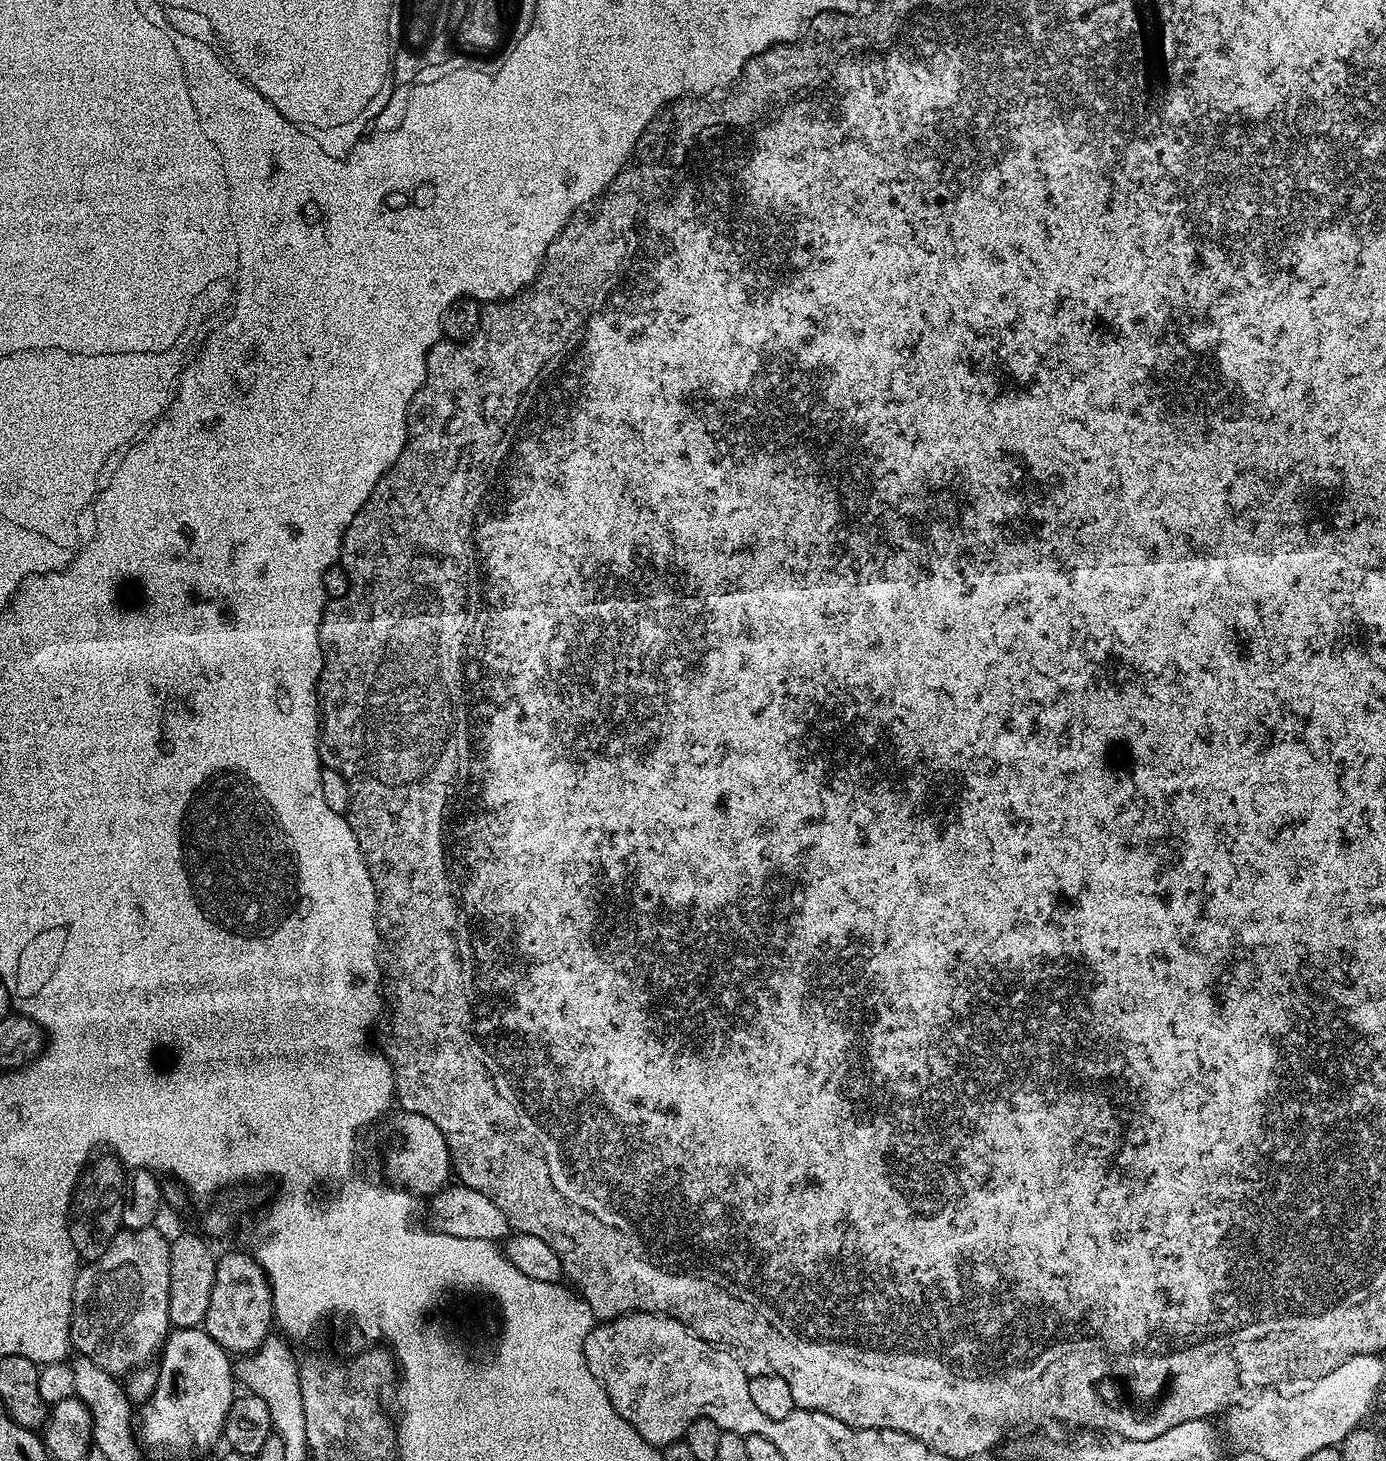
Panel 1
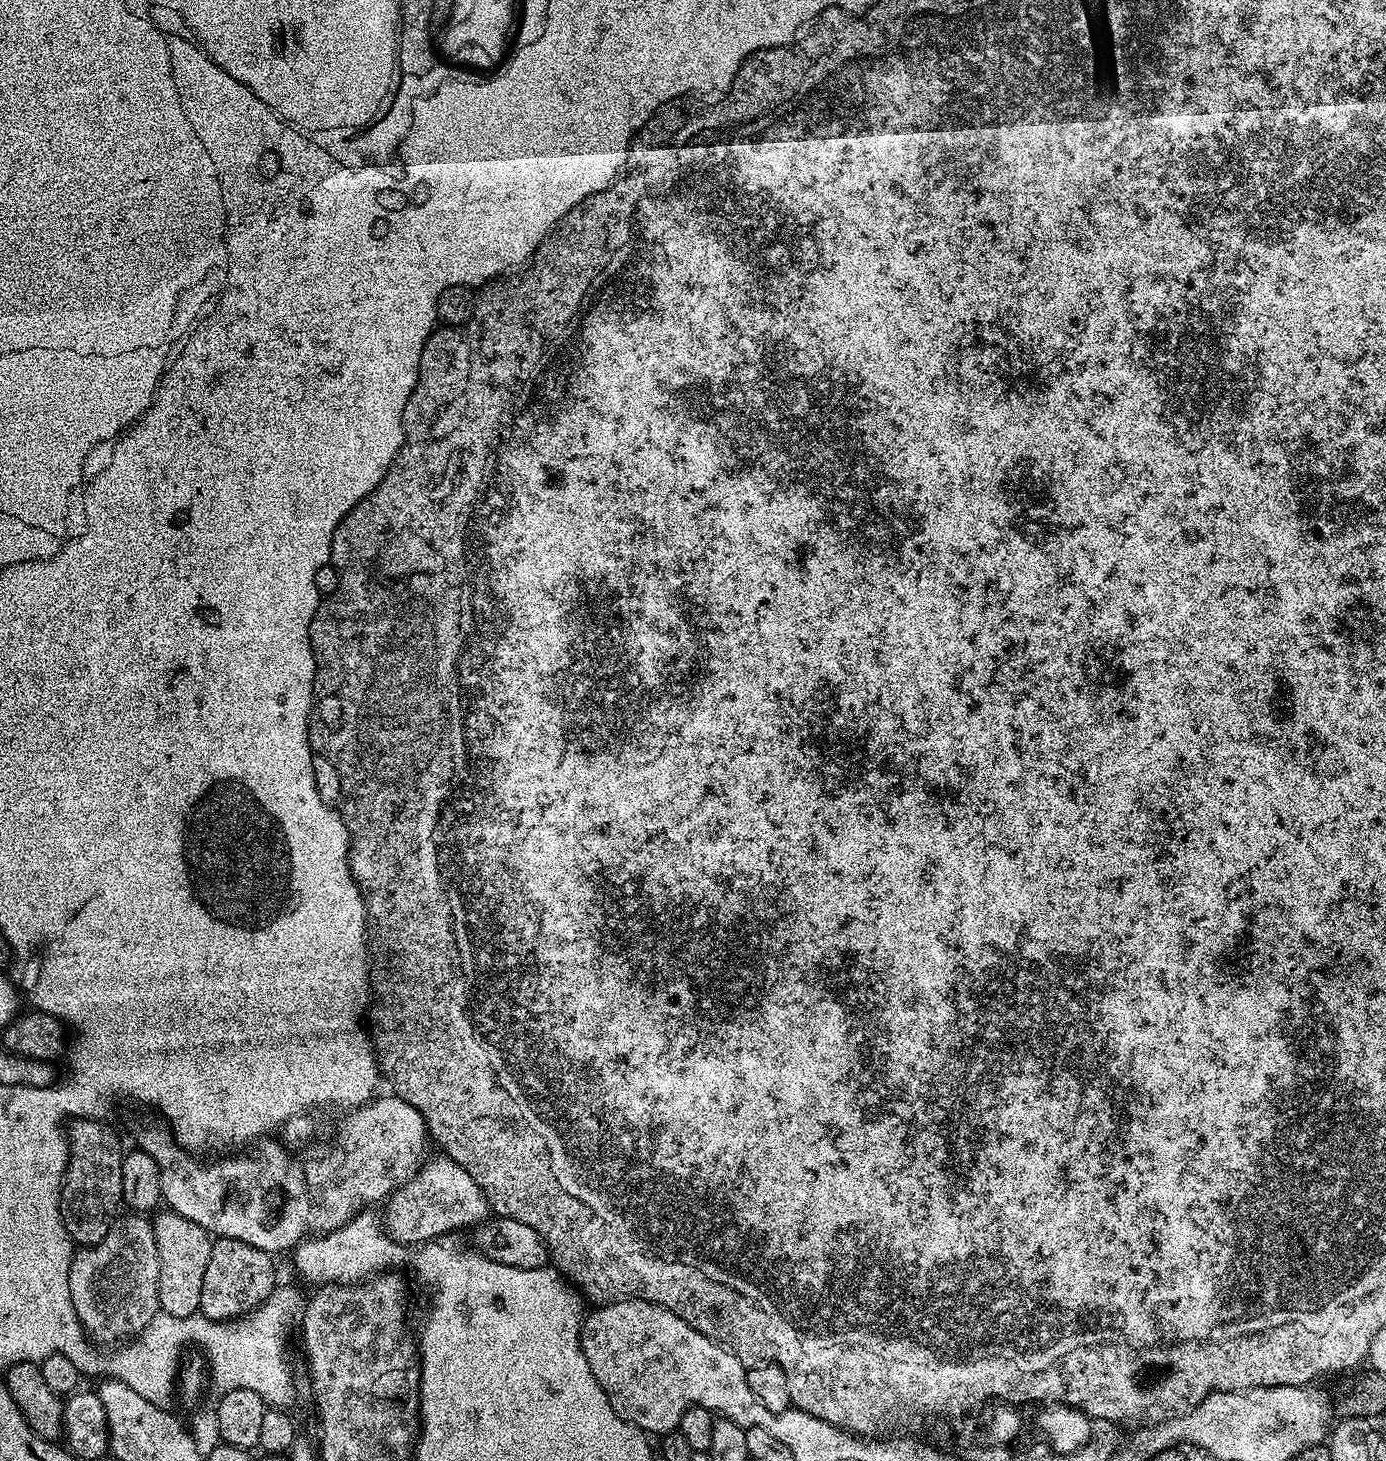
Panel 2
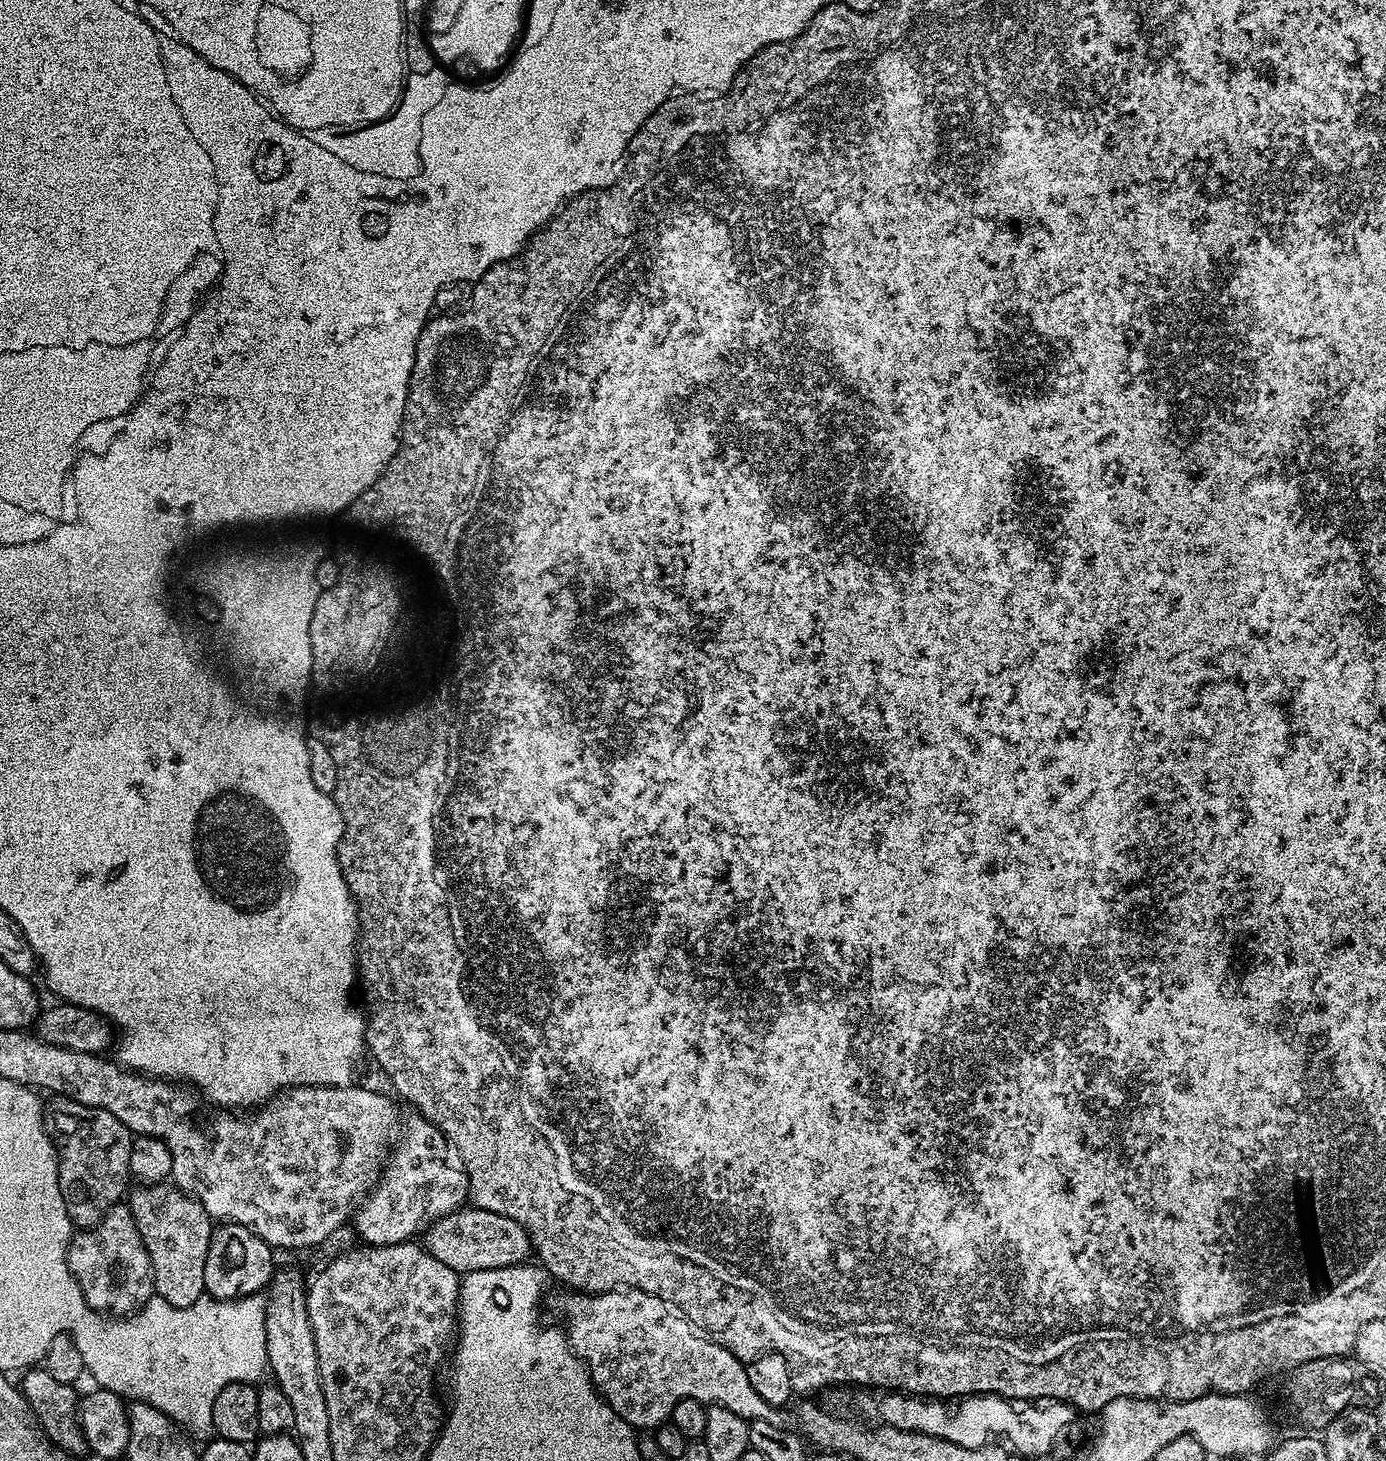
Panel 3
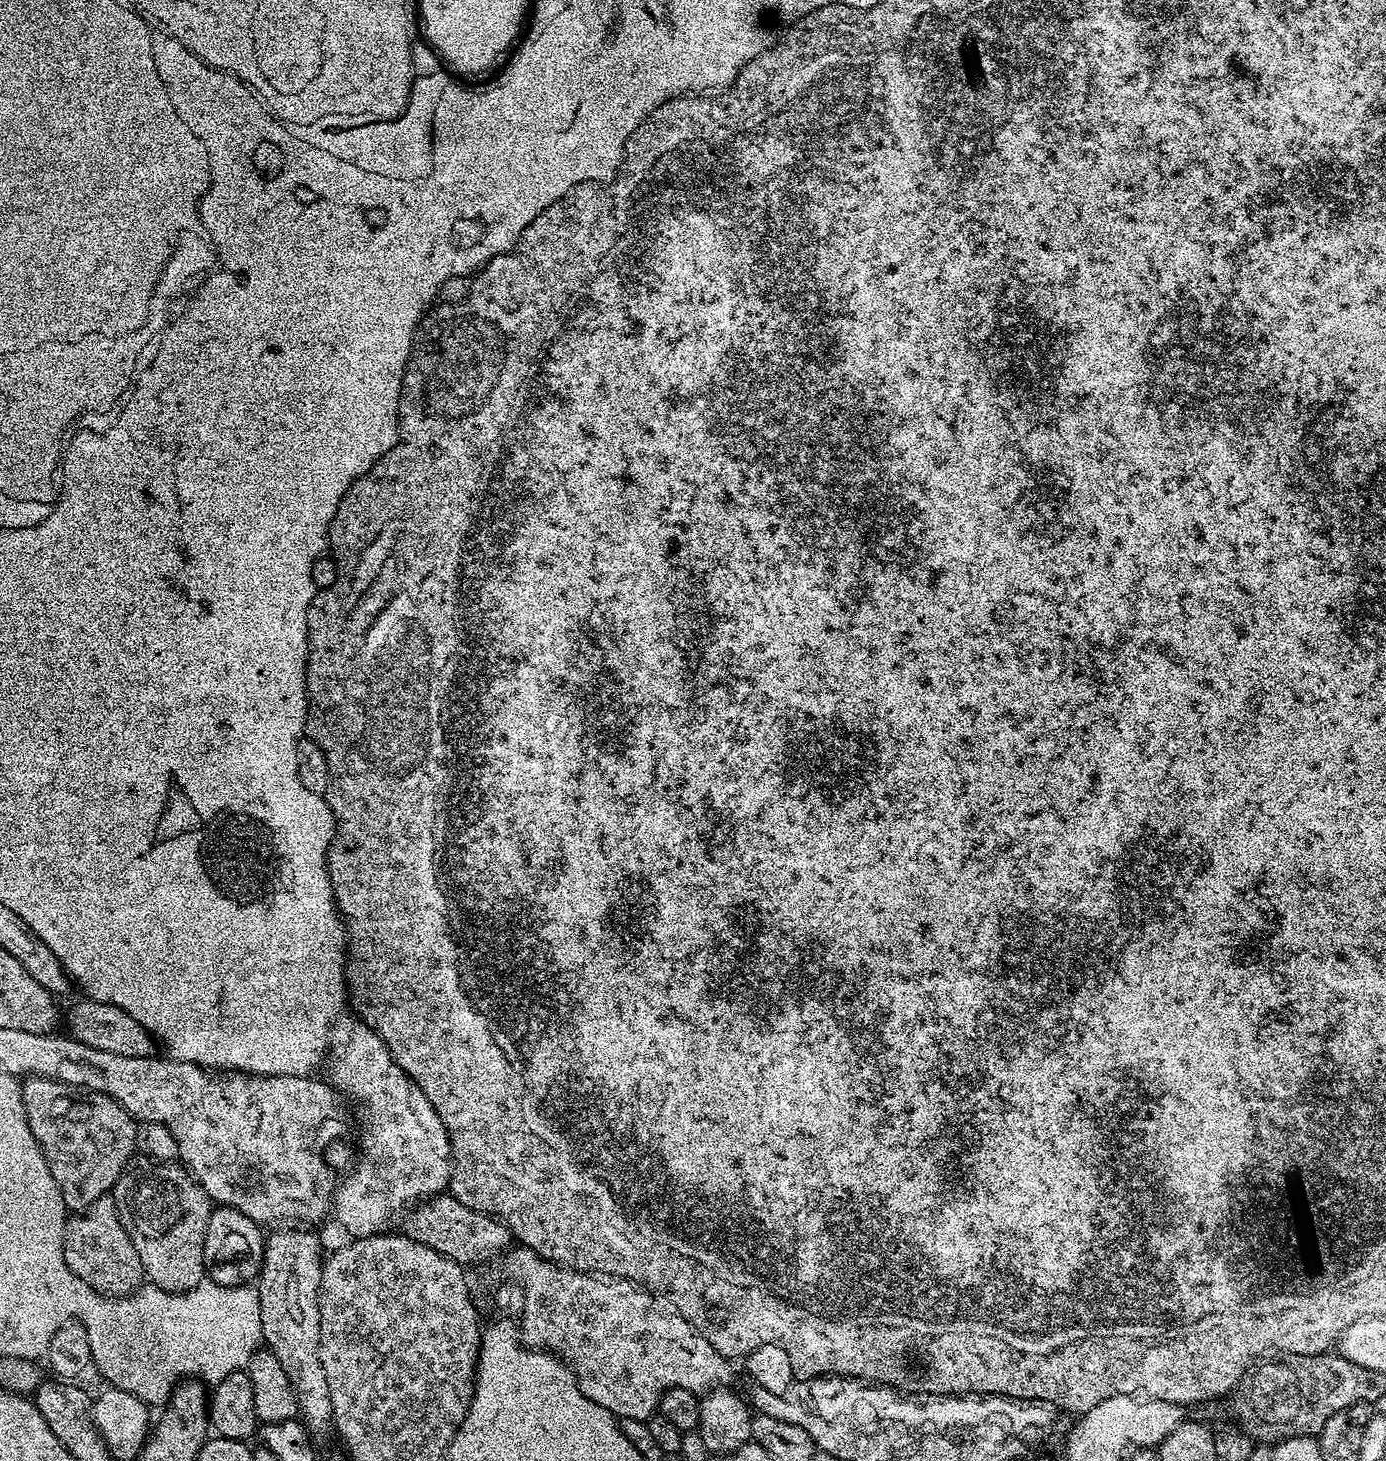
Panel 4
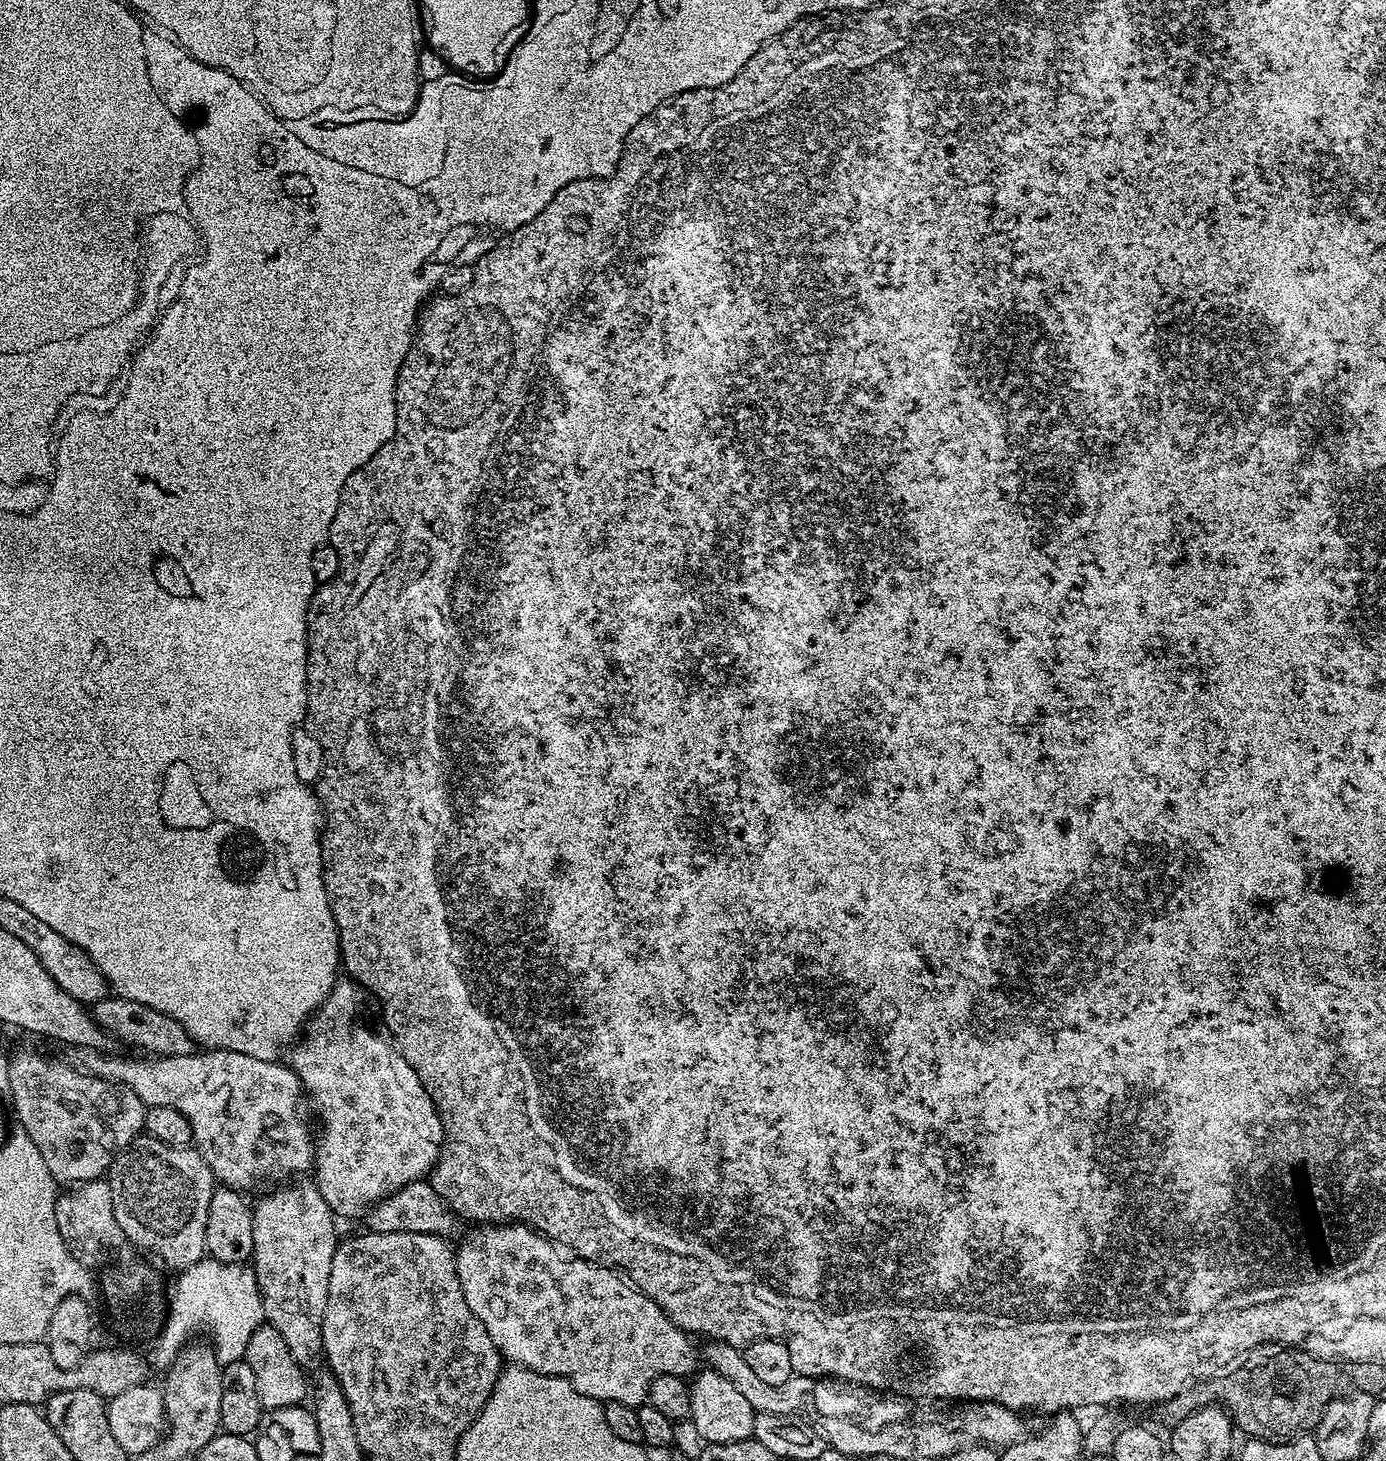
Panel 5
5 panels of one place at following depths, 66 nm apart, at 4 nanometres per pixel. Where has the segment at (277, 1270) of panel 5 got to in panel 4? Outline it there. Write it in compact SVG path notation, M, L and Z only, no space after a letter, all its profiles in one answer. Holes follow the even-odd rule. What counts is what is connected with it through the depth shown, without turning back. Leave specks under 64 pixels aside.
M284 1230L282 1234L272 1235L265 1243L263 1266L256 1279L256 1289L259 1294L261 1326L263 1328L263 1343L277 1356L286 1370L290 1380L296 1404L299 1408L299 1419L313 1441L320 1442L334 1432L332 1423L332 1407L330 1406L330 1386L326 1386L326 1370L322 1370L320 1357L320 1334L317 1331L320 1311L320 1288L324 1253L322 1244L312 1230Z

